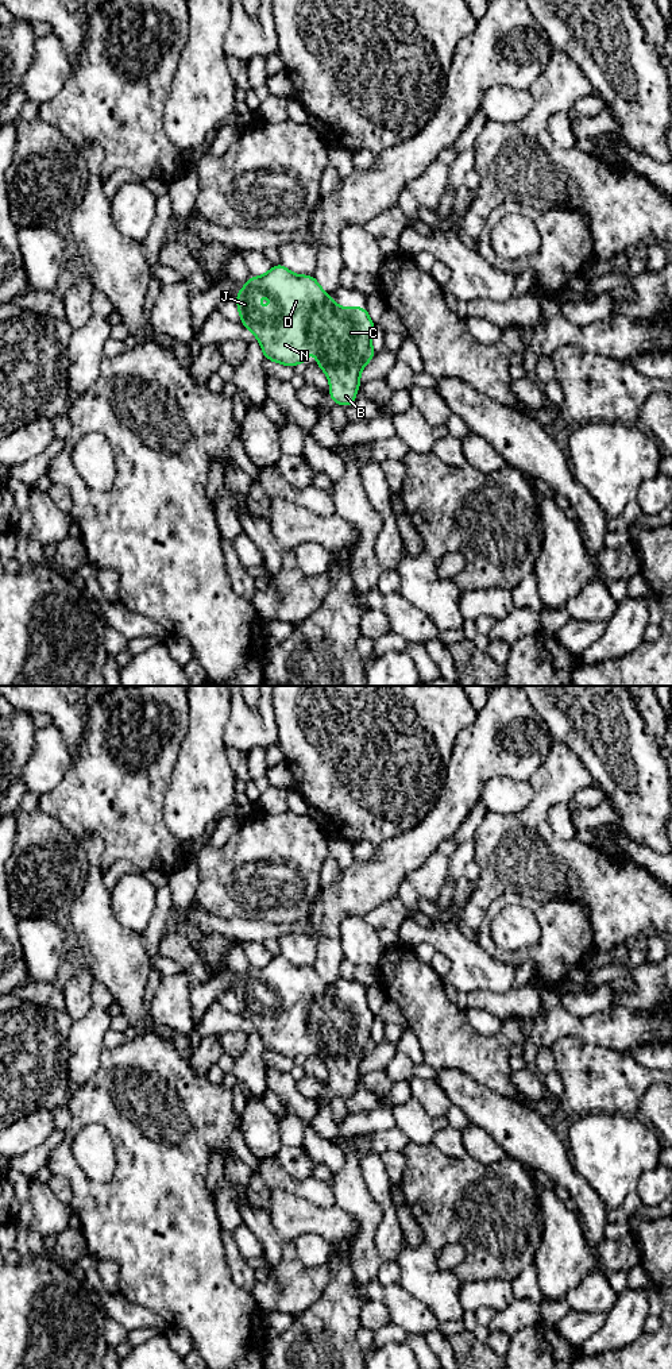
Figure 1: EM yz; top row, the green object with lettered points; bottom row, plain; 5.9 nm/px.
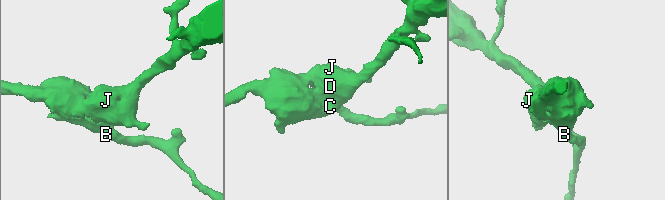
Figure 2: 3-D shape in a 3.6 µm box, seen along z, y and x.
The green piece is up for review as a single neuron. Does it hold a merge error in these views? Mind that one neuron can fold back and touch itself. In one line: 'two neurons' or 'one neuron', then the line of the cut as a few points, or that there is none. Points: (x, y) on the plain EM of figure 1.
one neuron | no cut

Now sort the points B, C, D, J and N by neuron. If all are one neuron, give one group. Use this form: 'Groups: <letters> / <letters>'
Groups: B C D J N

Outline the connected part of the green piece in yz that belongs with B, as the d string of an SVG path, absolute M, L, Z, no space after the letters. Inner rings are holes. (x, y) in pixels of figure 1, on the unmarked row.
M281 955L262 968L251 967L236 986L236 996L240 1014L252 1022L262 1037L264 1050L294 1058L308 1053L310 1040L317 1048L316 1056L325 1063L329 1072L332 1092L343 1098L355 1094L362 1073L360 1063L376 1045L371 1036L375 1015L366 999L337 996L314 967L297 967ZM262 984L271 991L271 999L258 996Z

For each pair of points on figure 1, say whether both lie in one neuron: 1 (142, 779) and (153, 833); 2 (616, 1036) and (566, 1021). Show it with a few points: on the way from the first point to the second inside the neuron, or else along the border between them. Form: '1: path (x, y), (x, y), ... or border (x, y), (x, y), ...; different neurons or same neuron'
1: path (142, 793), (142, 820); same neuron
2: path (603, 1029), (578, 1028); same neuron

